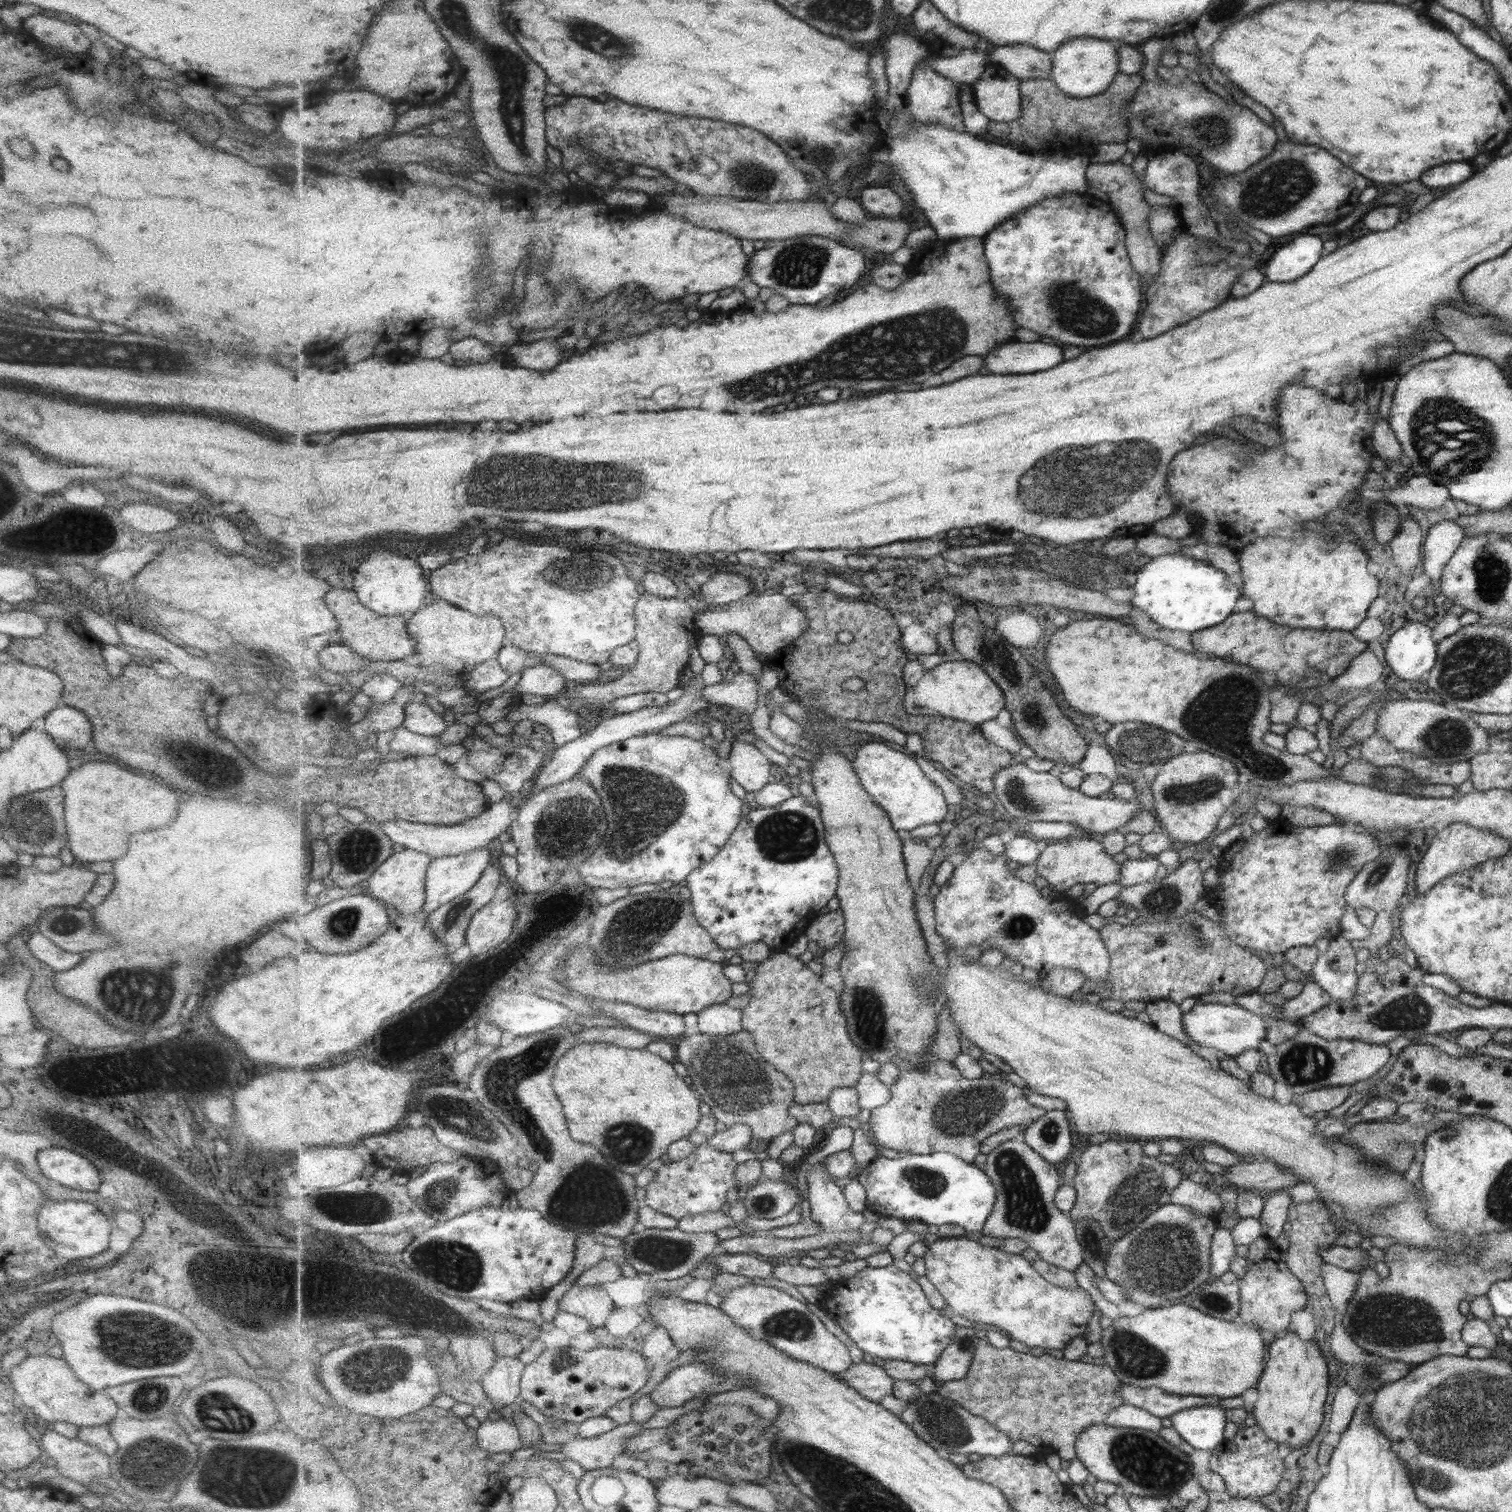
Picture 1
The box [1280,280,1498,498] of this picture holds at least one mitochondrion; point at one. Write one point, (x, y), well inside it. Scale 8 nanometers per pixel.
(1426, 420)

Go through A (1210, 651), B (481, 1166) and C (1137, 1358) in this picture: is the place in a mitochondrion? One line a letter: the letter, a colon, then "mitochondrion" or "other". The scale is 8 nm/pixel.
A: other
B: mitochondrion
C: mitochondrion

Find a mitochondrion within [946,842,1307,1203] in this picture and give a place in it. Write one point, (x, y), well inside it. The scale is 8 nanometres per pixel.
(1165, 901)

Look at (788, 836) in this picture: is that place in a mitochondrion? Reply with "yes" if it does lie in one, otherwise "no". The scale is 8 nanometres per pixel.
yes

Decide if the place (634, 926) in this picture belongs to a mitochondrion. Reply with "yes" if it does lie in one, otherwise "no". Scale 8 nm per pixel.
yes

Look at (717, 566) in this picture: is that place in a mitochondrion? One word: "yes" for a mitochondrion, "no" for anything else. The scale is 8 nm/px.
no

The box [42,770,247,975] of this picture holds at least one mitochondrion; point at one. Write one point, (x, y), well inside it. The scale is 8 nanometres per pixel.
(64, 924)

